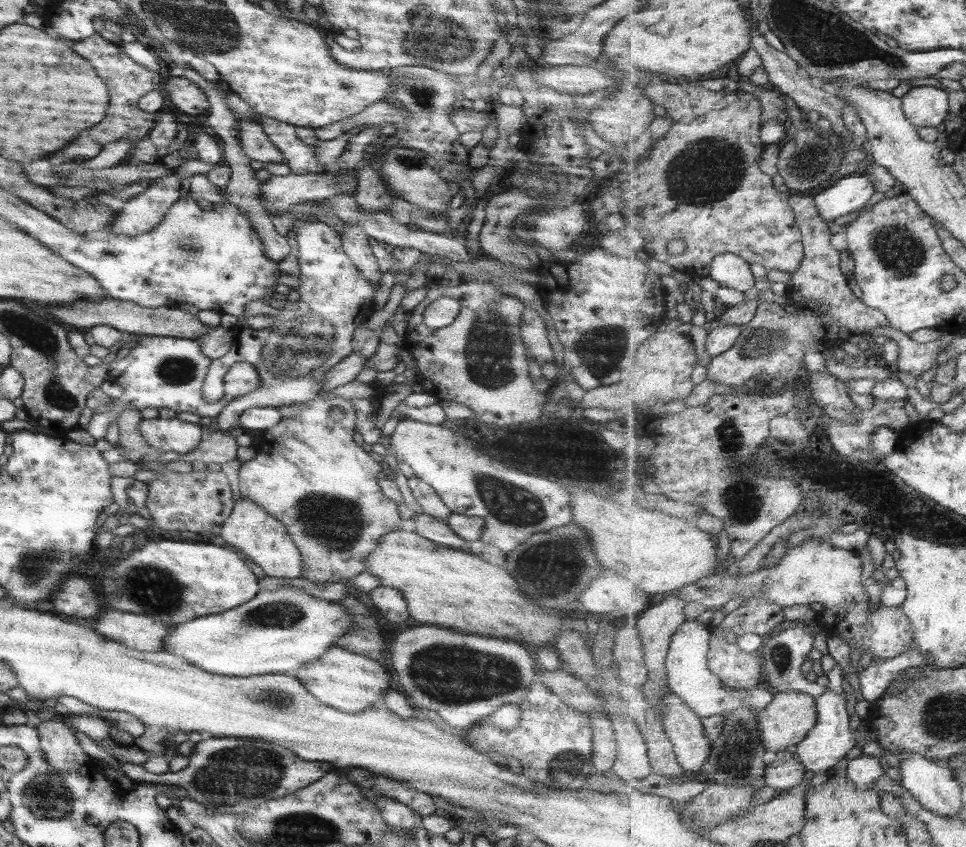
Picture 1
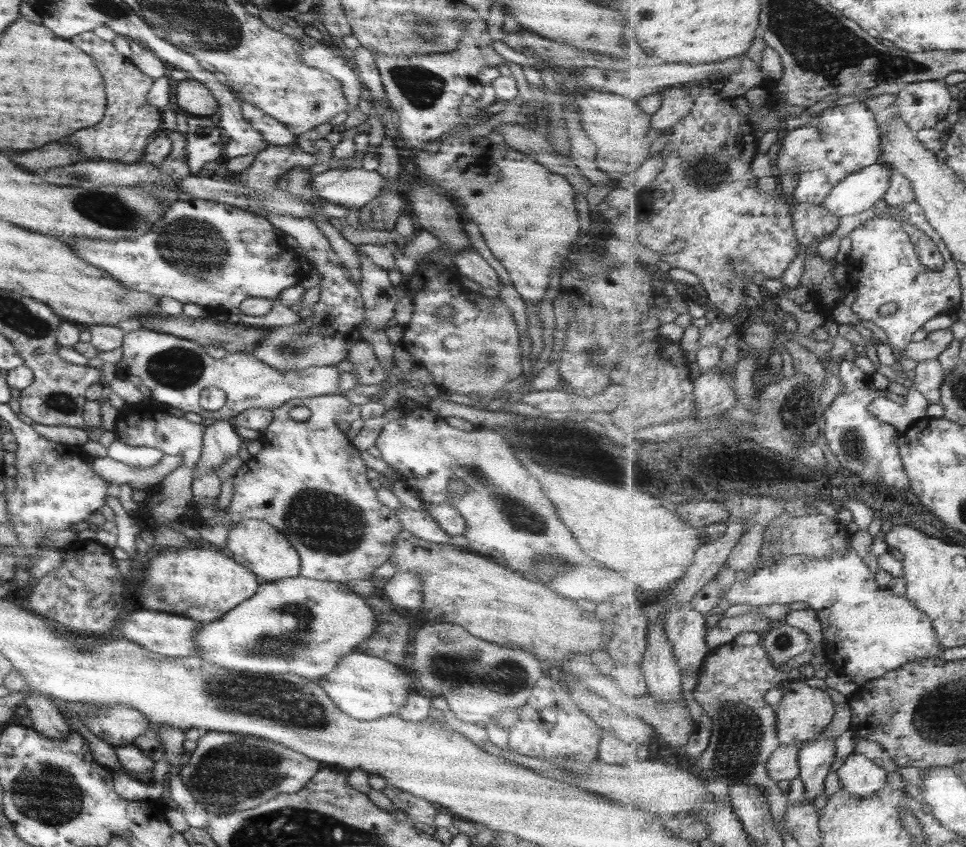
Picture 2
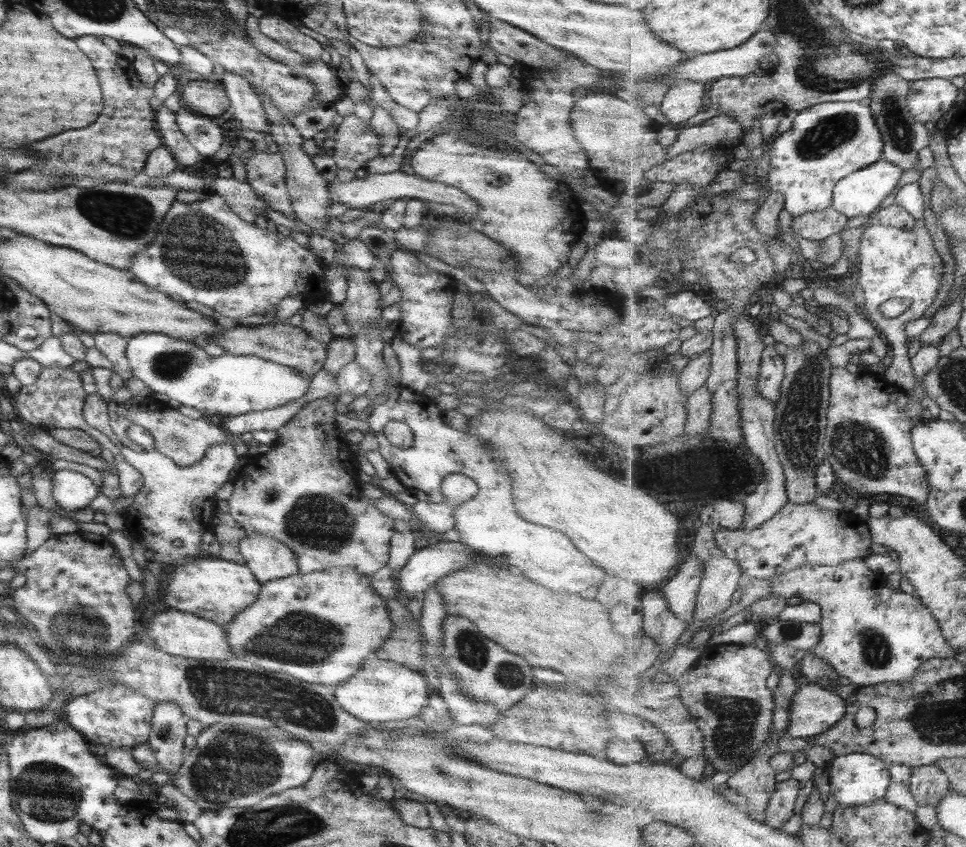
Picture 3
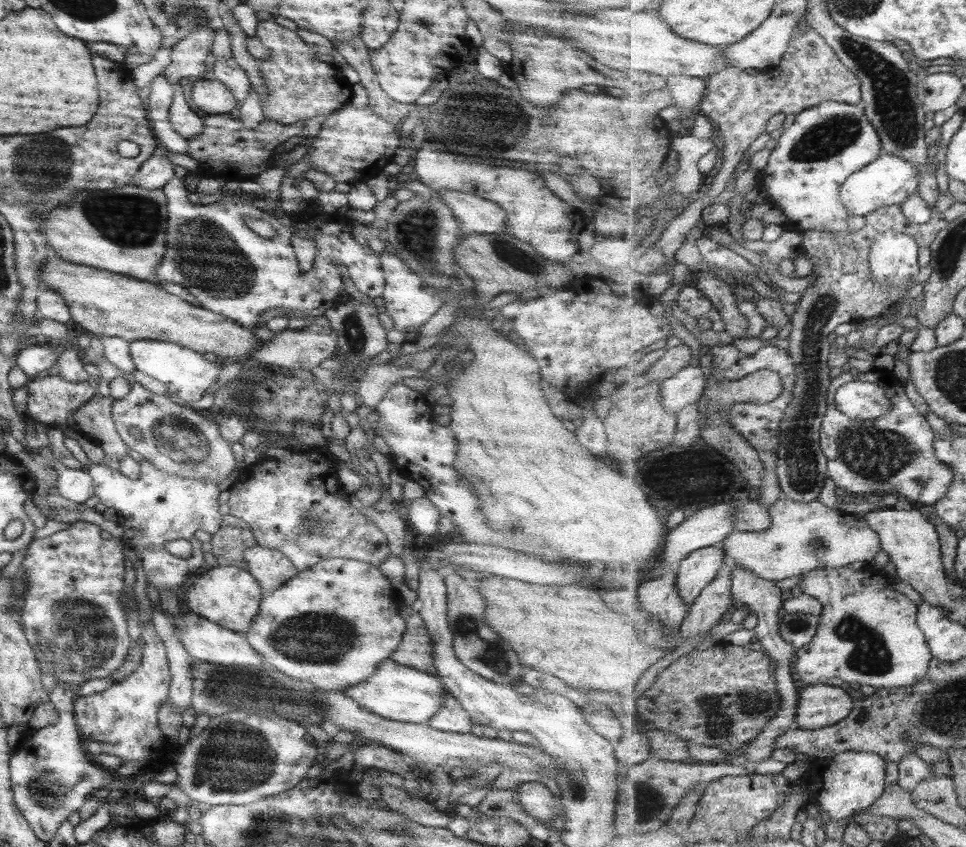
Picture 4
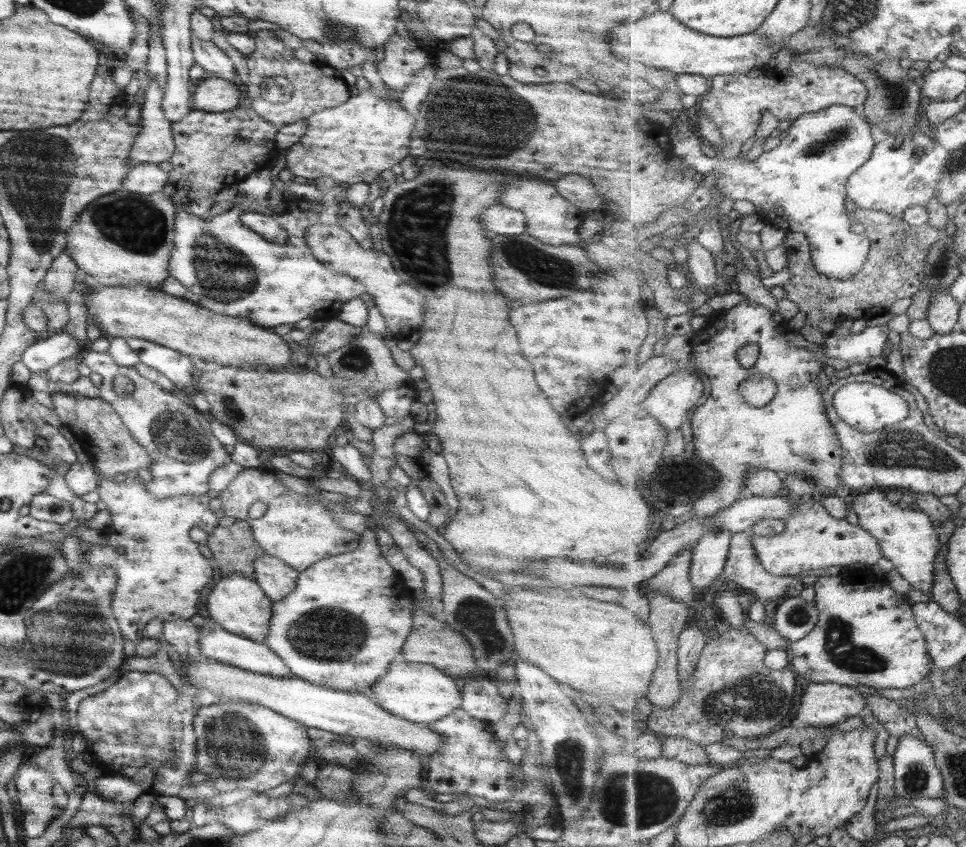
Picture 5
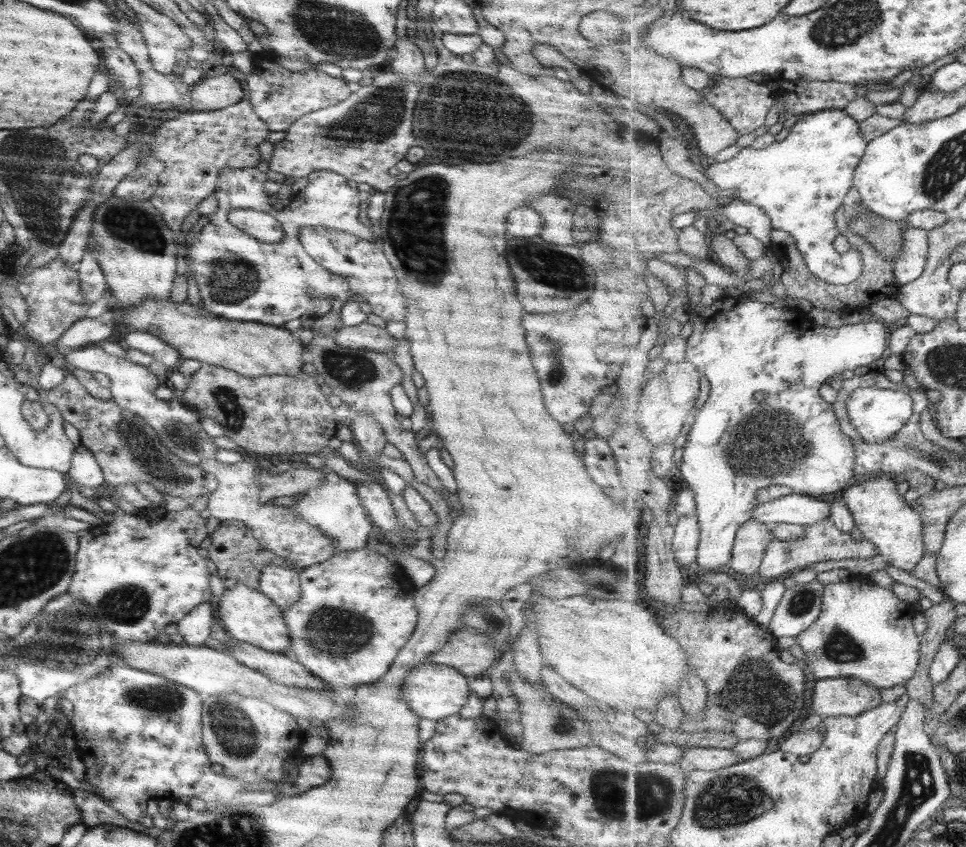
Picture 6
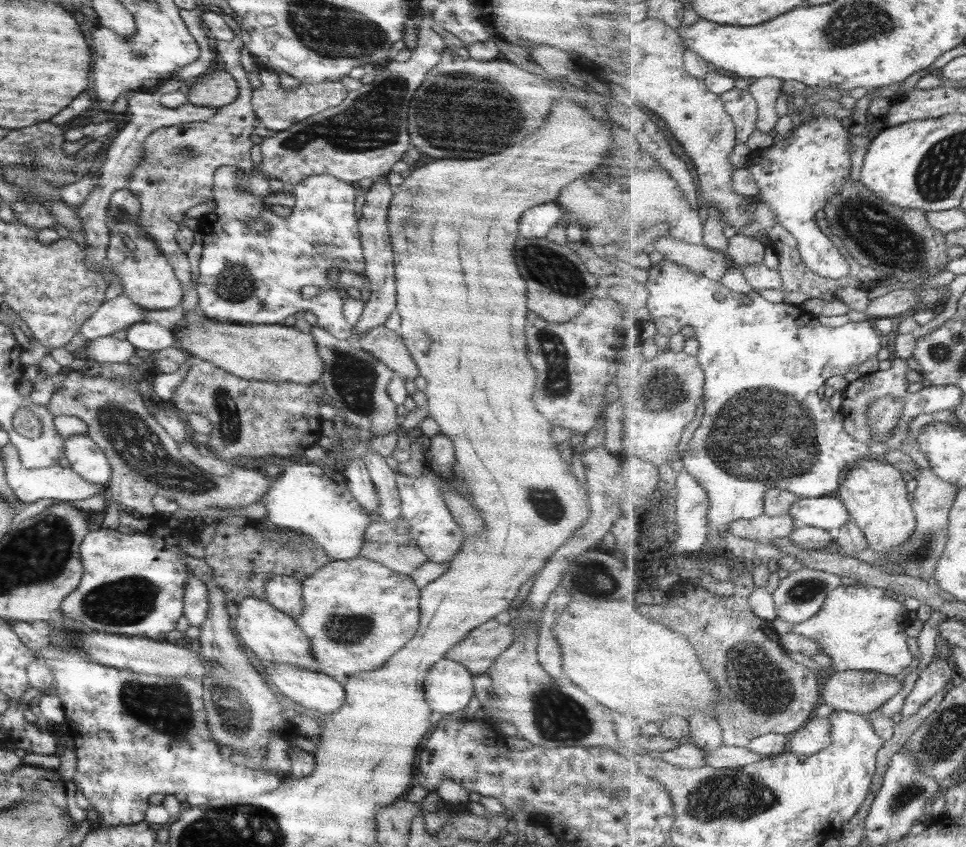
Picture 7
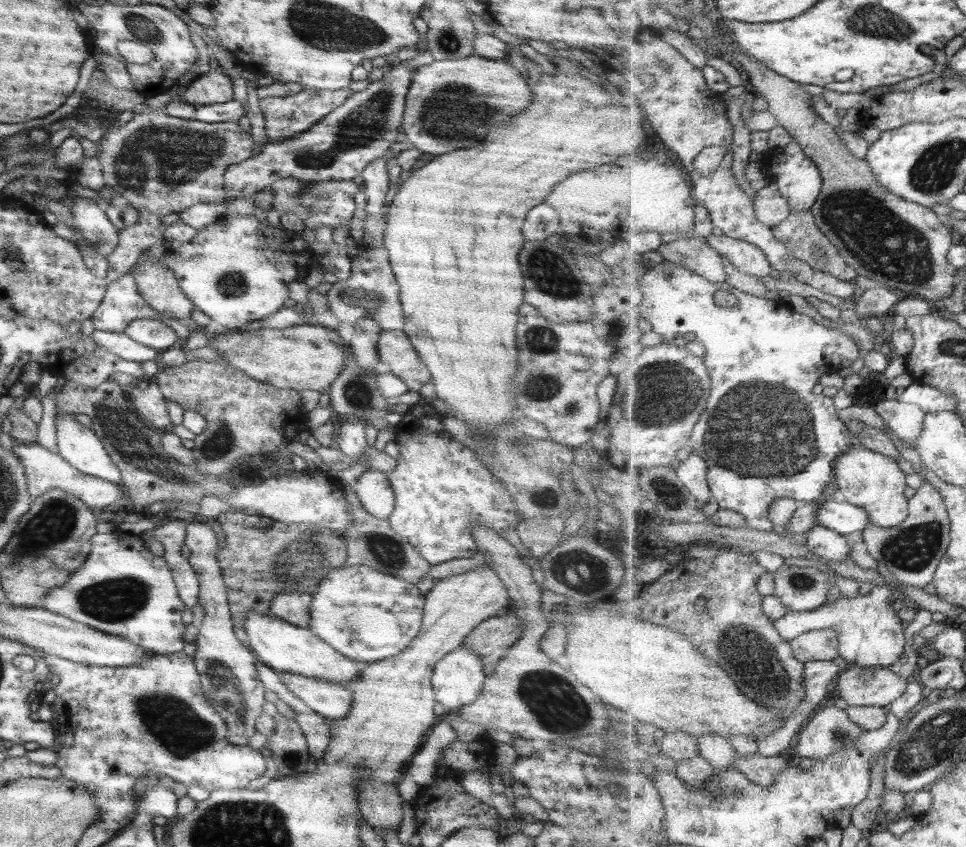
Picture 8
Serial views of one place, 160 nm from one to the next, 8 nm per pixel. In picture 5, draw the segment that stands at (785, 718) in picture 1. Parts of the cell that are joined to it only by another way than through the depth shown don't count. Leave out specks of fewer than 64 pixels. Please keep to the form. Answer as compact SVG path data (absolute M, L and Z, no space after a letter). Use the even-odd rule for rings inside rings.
M831 682L811 683L801 698L796 723L807 727L831 727L833 724L847 722L852 716L860 716L867 704L867 698L851 686Z

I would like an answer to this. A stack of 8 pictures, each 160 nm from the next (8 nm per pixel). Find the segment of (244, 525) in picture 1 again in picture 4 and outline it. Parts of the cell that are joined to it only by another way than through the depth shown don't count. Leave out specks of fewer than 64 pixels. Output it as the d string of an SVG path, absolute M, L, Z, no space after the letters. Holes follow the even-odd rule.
M252 546L243 551L247 572L257 581L262 593L275 590L298 572L283 554L270 548Z

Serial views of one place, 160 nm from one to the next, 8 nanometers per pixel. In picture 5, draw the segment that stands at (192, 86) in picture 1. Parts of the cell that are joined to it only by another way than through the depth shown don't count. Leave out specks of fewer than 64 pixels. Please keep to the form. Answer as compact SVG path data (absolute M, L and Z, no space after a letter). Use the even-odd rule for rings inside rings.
M203 77L191 94L191 106L203 112L225 112L237 107L240 97L239 86L231 81Z

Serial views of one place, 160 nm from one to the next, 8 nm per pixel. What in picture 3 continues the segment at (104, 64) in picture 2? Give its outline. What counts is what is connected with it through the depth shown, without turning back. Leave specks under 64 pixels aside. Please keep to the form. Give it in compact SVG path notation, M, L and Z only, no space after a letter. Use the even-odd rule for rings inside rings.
M81 36L75 40L77 48L91 60L95 72L97 72L97 80L101 86L101 96L103 96L103 110L101 114L97 115L95 122L89 124L87 128L79 128L79 130L67 130L55 136L49 136L45 140L33 142L29 146L21 146L23 150L27 150L27 154L35 156L37 164L33 168L41 170L42 168L59 168L62 170L60 176L66 180L73 180L73 184L77 184L83 178L93 178L91 168L95 168L101 176L113 180L113 182L127 182L135 175L143 170L147 155L151 150L160 146L160 136L156 131L154 125L154 109L148 103L149 98L152 96L152 88L147 88L141 83L133 70L132 61L126 57L117 56L115 52L111 52L107 46L101 44L101 40L97 40L95 36ZM105 148L117 148L119 150L119 163L109 164L103 157Z

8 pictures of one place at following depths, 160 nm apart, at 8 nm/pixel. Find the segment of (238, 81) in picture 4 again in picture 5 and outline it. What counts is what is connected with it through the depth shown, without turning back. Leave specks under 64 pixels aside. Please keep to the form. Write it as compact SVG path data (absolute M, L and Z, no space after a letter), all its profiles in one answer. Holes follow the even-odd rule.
M195 37L190 39L193 64L202 68L205 74L232 82L234 70L227 55L211 41L202 41Z

